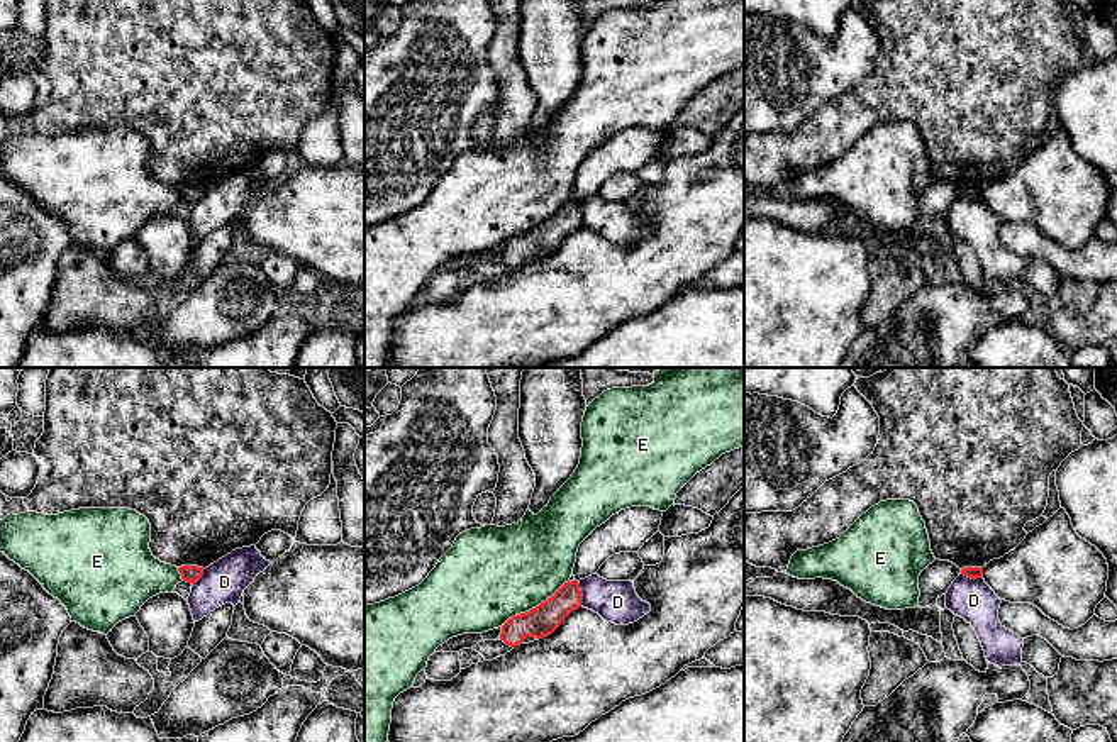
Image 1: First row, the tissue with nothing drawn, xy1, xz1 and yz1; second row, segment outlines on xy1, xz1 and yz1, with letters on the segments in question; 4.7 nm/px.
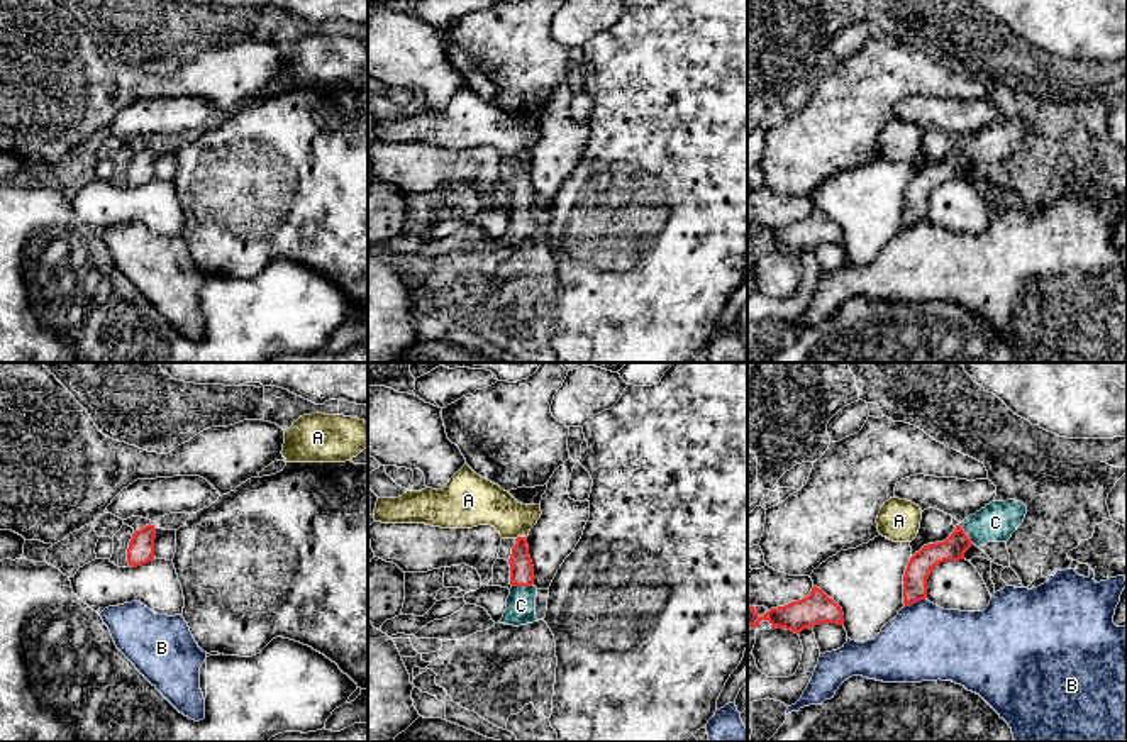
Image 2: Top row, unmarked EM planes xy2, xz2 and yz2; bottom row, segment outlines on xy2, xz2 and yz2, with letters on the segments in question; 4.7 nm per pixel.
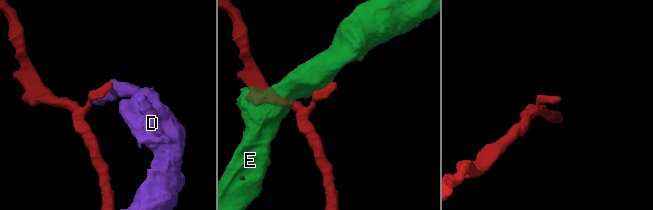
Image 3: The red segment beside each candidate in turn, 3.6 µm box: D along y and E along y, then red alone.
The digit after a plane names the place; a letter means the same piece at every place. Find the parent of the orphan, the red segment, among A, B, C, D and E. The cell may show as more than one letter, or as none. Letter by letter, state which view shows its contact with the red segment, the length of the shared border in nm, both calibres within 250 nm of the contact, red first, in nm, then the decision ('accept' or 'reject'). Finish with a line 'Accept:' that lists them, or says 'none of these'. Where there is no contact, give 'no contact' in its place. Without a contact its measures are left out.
A: meets red in xz2; contact 60 nm long; 110 nm thick on the red side, 220 nm on the other; reject
B: meets red in yz2; contact 120 nm long; 120 nm thick on the red side, 360 nm on the other; reject
C: meets red in xz2; contact 110 nm long; 110 nm thick on the red side, 140 nm on the other; accept
D: meets red in xz1; contact 120 nm long; 150 nm thick on the red side, 200 nm on the other; reject
E: meets red in xz1; contact 400 nm long; 150 nm thick on the red side, 440 nm on the other; reject
Accept: C

